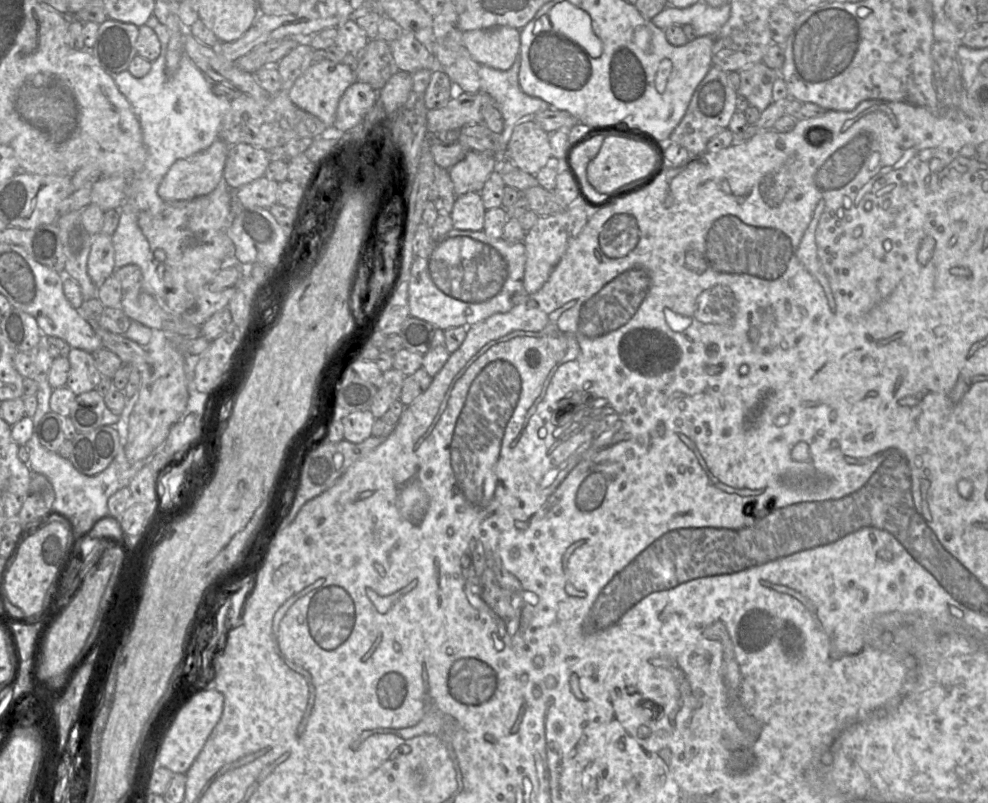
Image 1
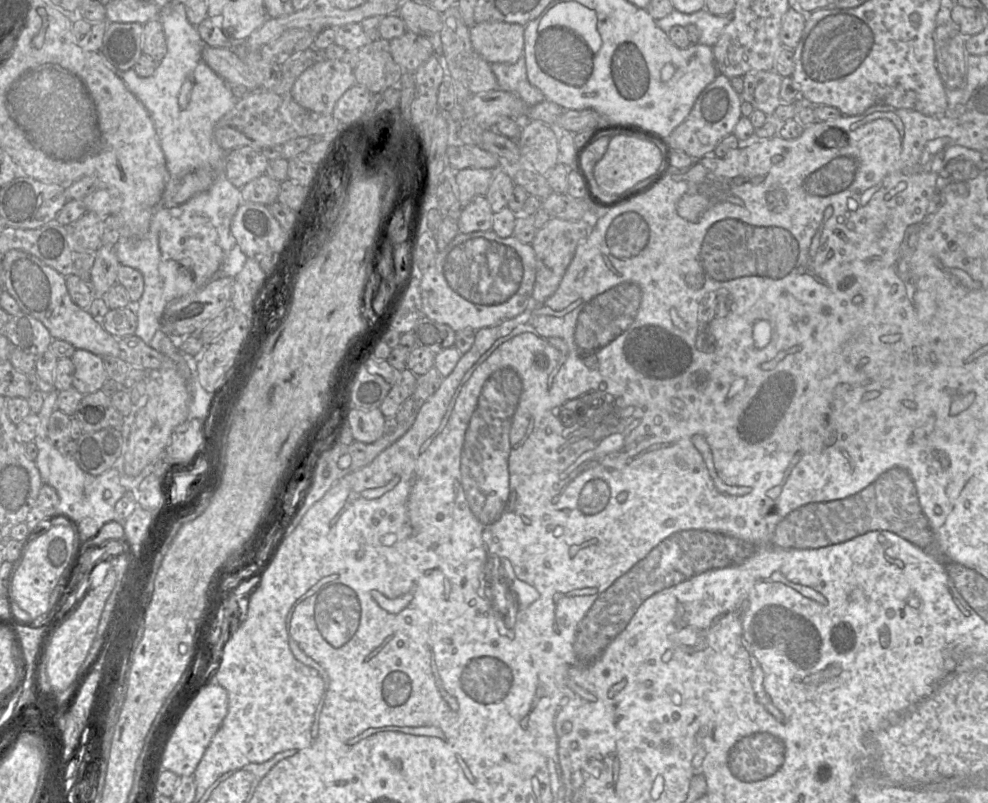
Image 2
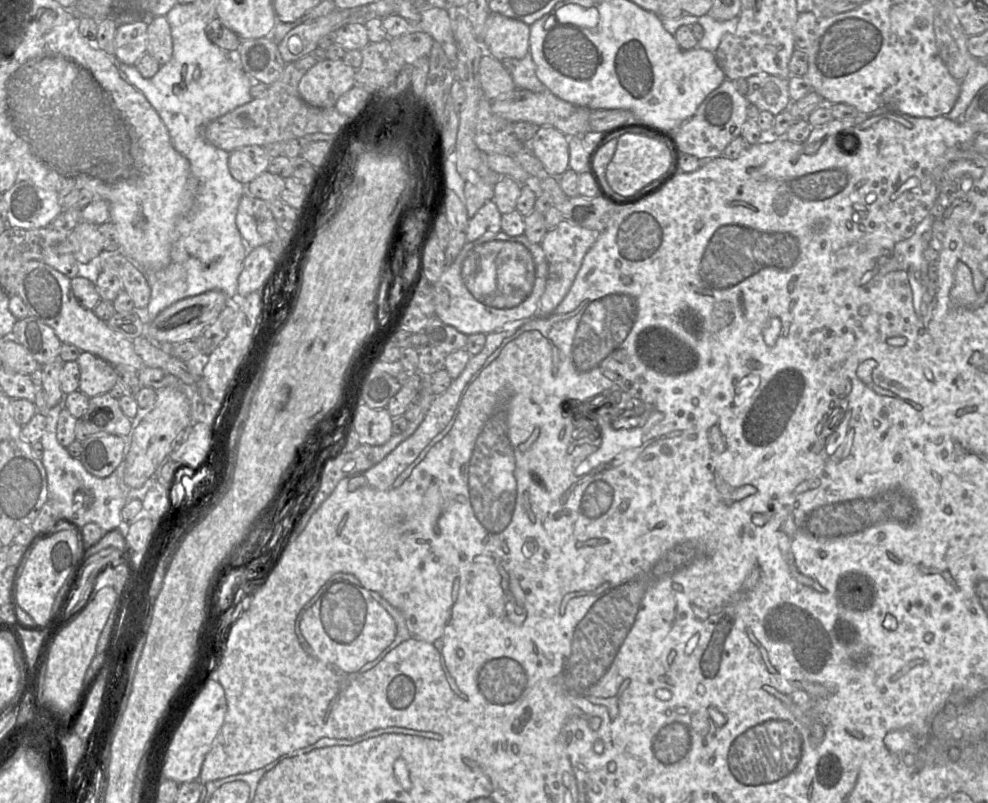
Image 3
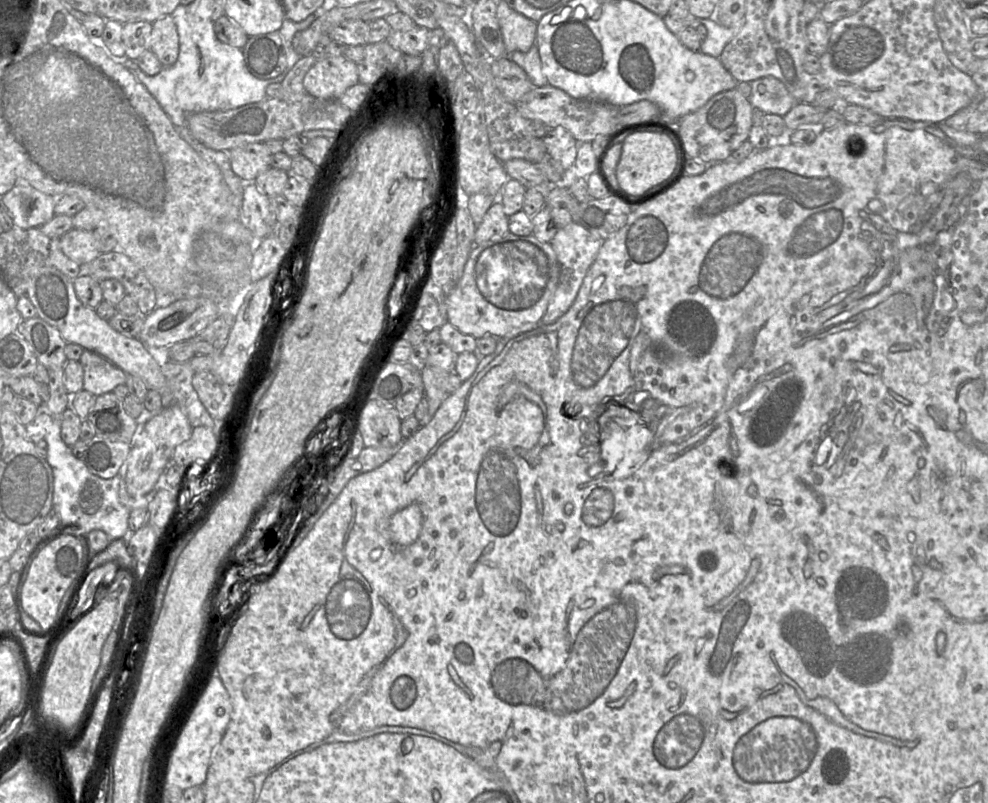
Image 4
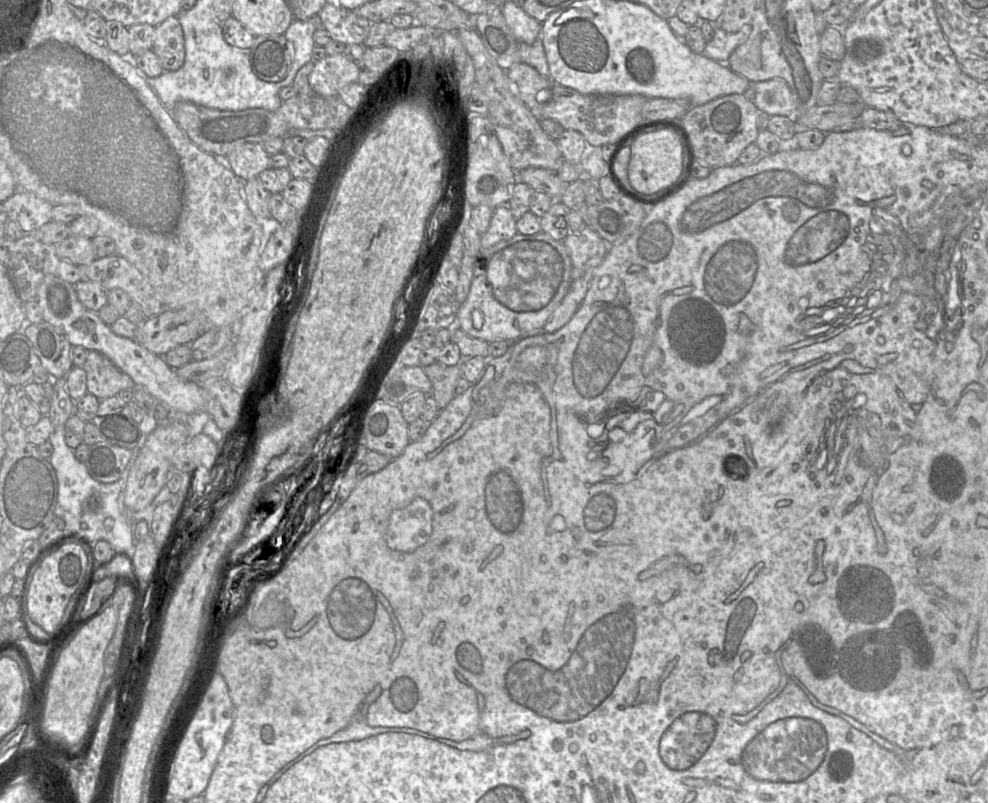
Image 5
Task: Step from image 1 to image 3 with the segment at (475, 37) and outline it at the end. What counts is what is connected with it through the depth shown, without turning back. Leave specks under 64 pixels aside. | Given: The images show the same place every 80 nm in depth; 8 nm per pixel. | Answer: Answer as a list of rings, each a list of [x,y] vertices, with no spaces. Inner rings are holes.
[[[490,13],[481,40],[485,52],[499,61],[522,59],[529,52],[530,26],[498,13]]]

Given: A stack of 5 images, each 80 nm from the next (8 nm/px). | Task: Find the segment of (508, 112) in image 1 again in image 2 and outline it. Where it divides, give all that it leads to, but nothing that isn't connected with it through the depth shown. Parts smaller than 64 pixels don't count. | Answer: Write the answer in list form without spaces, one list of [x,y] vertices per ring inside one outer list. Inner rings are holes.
[[[524,54],[514,64],[492,63],[490,67],[497,79],[498,89],[515,94],[528,106],[546,100],[543,93],[527,78]]]

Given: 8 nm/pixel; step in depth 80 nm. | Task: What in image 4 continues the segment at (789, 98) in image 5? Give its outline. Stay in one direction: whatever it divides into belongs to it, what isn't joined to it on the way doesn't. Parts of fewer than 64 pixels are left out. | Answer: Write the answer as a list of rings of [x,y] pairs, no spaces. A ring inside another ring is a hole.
[[[773,76],[756,79],[751,84],[749,102],[765,114],[786,115],[795,105],[796,100],[787,87]]]

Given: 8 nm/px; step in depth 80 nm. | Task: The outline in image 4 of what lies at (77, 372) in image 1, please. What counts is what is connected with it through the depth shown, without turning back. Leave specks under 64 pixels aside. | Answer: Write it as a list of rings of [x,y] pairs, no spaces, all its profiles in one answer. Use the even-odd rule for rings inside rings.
[[[84,349],[79,362],[83,367],[83,389],[95,396],[125,384],[127,373],[96,352]]]

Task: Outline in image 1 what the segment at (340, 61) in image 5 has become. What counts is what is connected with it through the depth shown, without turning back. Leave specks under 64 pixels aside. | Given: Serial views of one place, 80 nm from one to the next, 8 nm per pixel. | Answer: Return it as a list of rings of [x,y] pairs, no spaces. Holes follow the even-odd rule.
[[[324,59],[312,63],[294,82],[289,90],[289,98],[300,109],[321,119],[327,127],[333,128],[339,101],[347,88],[357,81],[355,73],[342,62]]]

